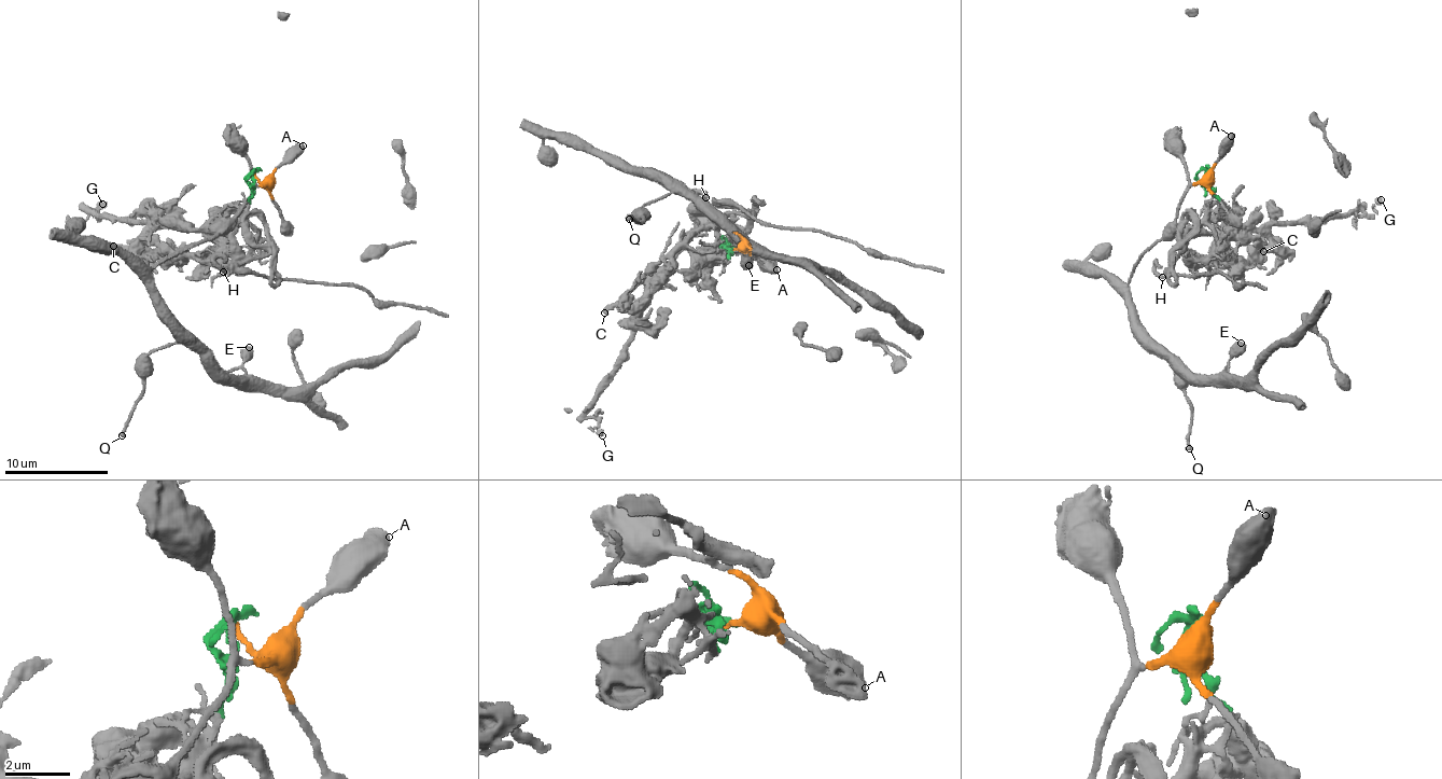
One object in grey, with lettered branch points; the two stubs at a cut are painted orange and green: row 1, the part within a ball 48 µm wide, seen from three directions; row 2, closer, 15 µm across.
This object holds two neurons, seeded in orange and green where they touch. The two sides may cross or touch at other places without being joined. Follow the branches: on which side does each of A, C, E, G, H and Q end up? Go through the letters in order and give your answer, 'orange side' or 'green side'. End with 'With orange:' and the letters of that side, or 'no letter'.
A: orange side
C: green side
E: orange side
G: green side
H: green side
Q: orange side
With orange: A, E, Q

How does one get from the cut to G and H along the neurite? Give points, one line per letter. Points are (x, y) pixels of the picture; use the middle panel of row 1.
G: (730, 252), (713, 228), (703, 227), (648, 290), (627, 358), (588, 413), (597, 420), (591, 429), (603, 434)
H: (730, 252), (728, 256), (715, 221), (747, 210), (695, 191), (705, 197)

